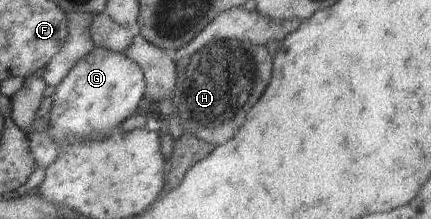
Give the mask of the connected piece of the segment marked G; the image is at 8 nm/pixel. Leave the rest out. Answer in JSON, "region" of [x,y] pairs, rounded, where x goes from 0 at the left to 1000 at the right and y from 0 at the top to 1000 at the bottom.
{"region":[[[218,210],[128,397],[123,484],[109,521],[118,598],[79,598],[65,621],[67,689],[84,763],[109,772],[132,735],[135,662],[174,653],[188,626],[248,626],[262,580],[311,525],[323,461],[339,425],[332,320],[285,237],[271,242]]]}

